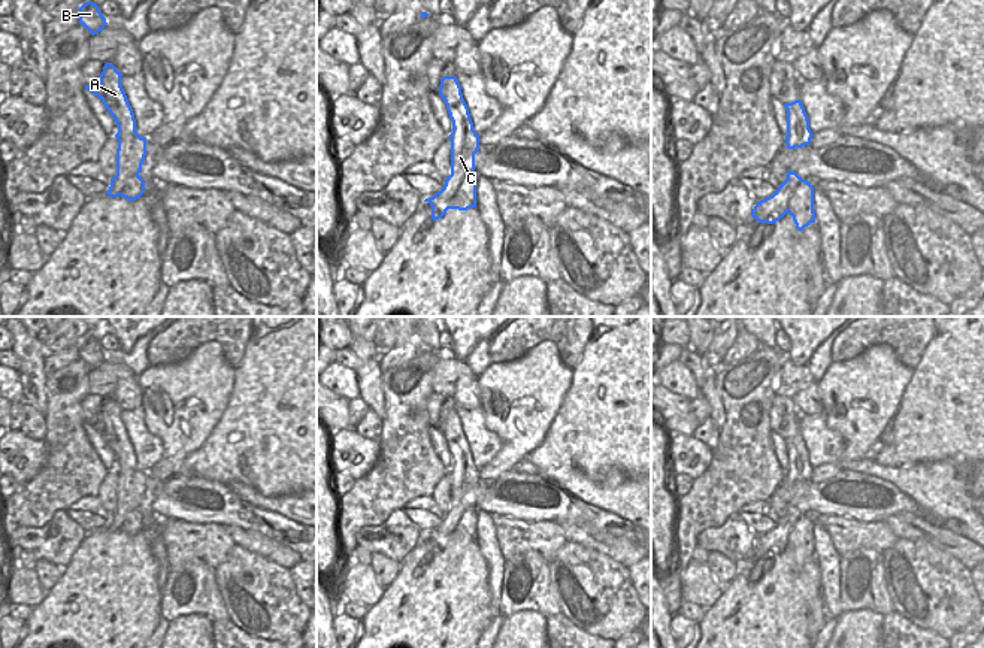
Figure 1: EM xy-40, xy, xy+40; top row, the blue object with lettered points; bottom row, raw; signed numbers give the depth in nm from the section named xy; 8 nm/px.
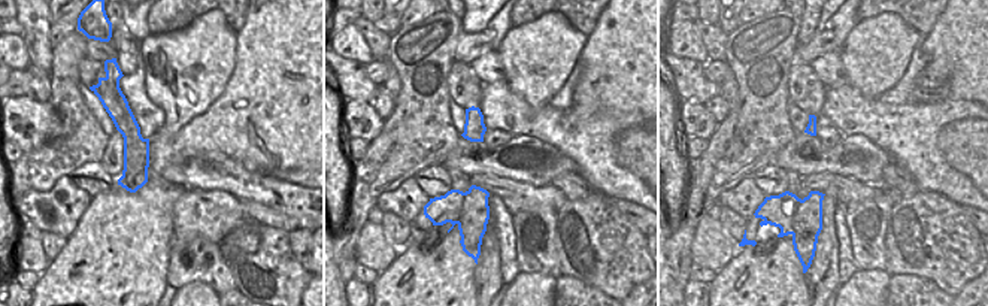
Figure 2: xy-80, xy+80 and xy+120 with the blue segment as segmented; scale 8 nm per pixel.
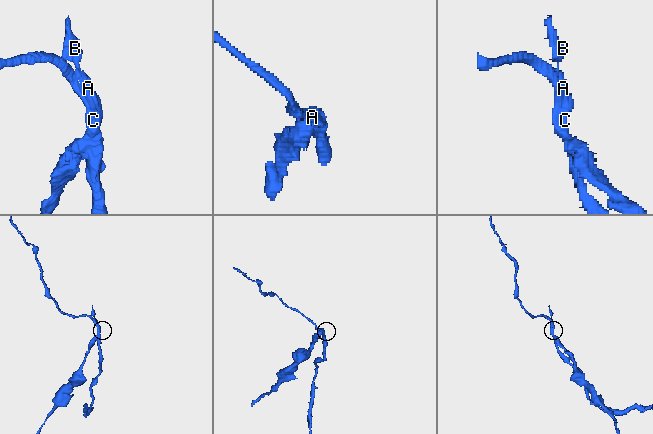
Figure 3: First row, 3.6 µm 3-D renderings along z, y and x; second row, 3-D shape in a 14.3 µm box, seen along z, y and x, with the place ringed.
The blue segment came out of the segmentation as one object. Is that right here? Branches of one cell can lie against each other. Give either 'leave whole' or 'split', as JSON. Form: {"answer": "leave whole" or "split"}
{"answer": "split"}

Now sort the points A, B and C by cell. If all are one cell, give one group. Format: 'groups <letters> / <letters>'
groups A C / B

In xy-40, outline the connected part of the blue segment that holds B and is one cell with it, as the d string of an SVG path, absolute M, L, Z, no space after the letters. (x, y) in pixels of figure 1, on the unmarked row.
M93 336L84 337L78 345L79 358L84 360L93 370L103 364L108 358L99 340Z

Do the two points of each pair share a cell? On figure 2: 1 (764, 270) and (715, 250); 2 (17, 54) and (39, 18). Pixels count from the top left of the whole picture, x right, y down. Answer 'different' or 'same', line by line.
1: different
2: different

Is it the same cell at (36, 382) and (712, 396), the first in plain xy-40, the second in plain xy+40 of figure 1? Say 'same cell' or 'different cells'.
same cell

